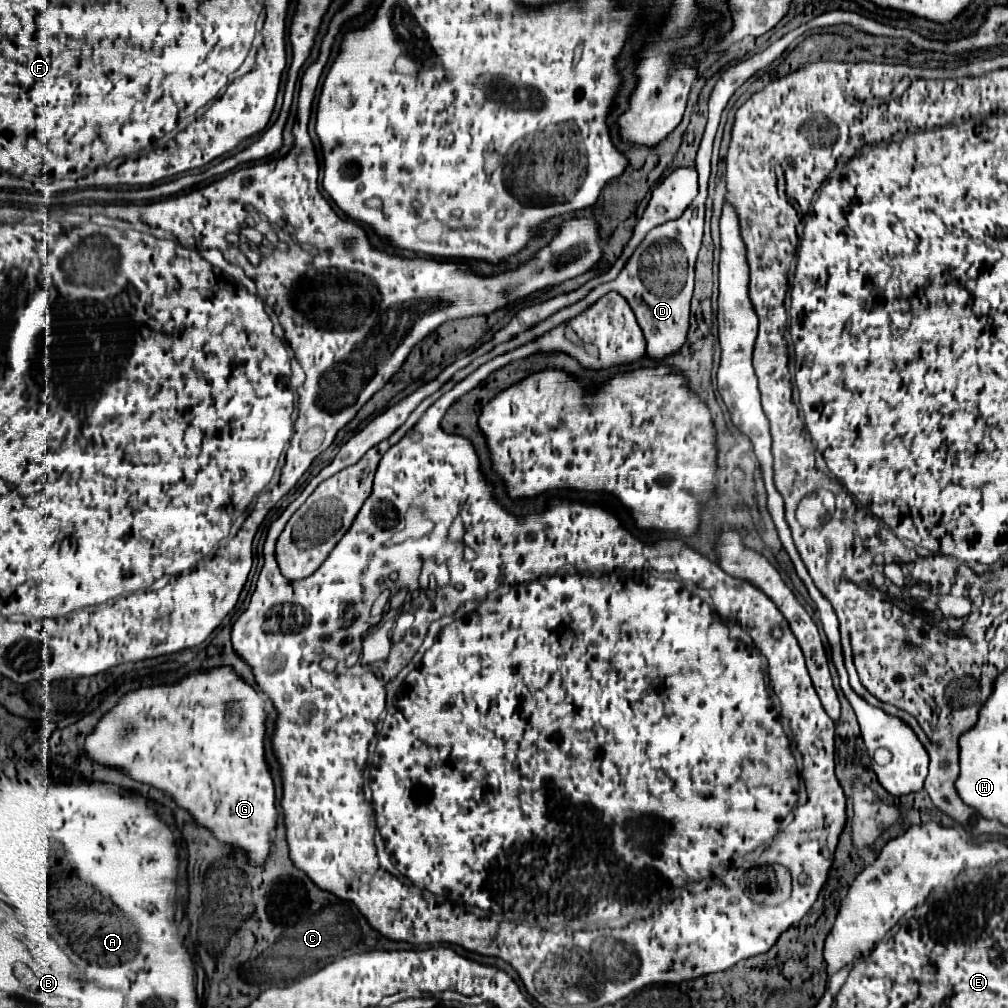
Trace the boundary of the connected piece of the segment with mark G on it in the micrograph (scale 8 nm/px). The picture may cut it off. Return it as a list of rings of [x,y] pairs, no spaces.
[[[214,668],[212,672],[192,672],[190,676],[186,676],[184,680],[180,680],[178,684],[170,684],[170,686],[154,686],[154,688],[140,688],[140,690],[134,690],[130,694],[126,694],[122,698],[122,702],[110,710],[94,728],[94,732],[90,736],[86,736],[86,750],[88,750],[88,756],[94,758],[96,762],[104,764],[104,766],[114,766],[114,768],[120,768],[124,770],[128,776],[132,776],[134,780],[138,782],[144,782],[144,784],[150,784],[150,786],[156,786],[160,790],[166,790],[172,794],[172,798],[178,802],[180,808],[188,810],[194,820],[200,824],[200,826],[206,826],[208,830],[212,830],[212,834],[222,840],[222,842],[230,842],[230,844],[236,844],[244,850],[248,850],[248,858],[252,864],[262,864],[266,860],[266,854],[270,852],[270,832],[274,832],[274,826],[276,826],[276,806],[274,806],[274,800],[276,800],[276,794],[274,794],[274,782],[272,782],[272,776],[270,776],[270,770],[268,770],[268,764],[264,760],[264,720],[266,720],[266,714],[262,710],[262,700],[258,696],[258,692],[248,686],[246,682],[242,682],[234,672],[232,668]]]

